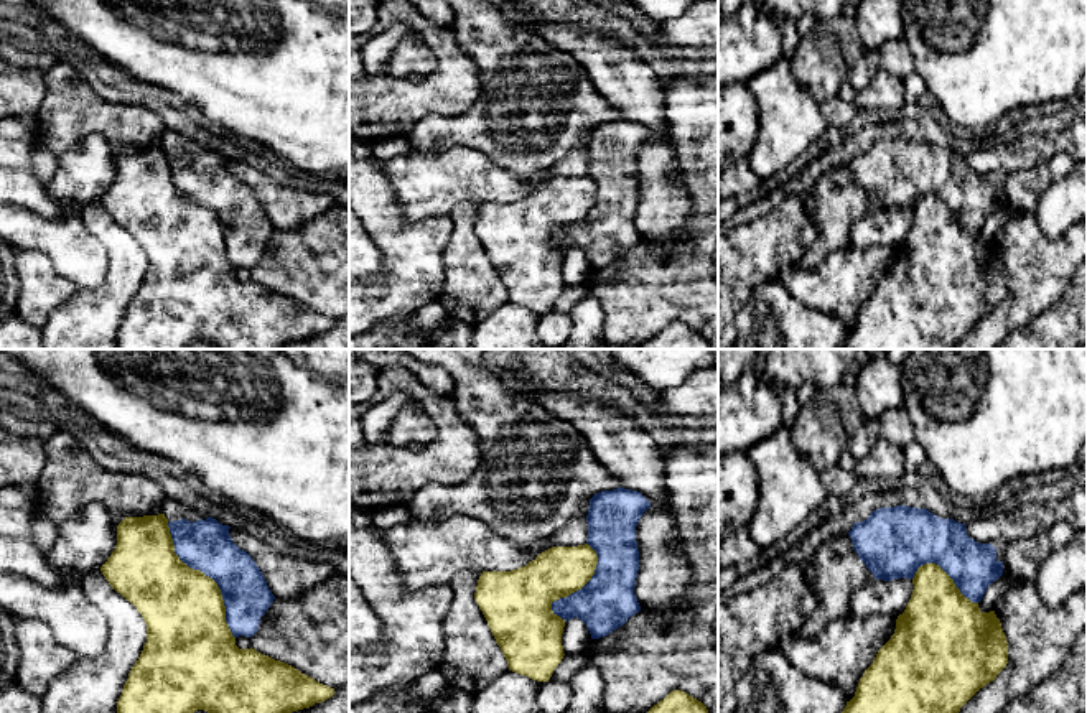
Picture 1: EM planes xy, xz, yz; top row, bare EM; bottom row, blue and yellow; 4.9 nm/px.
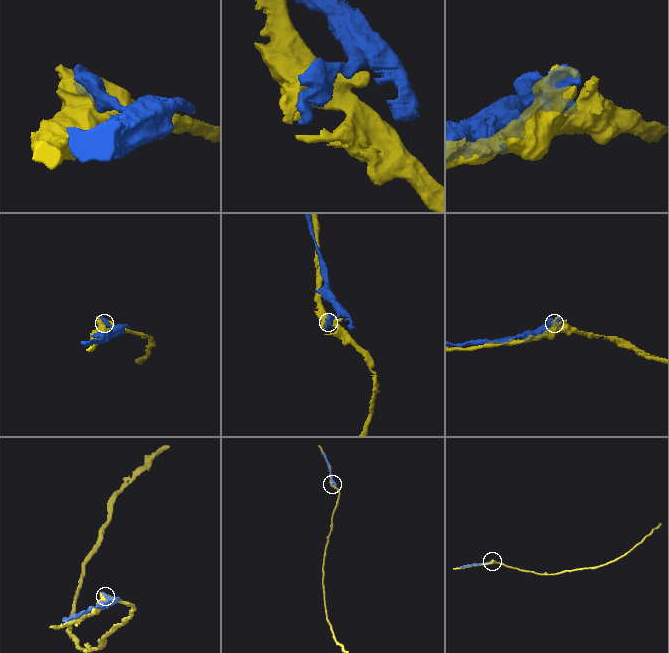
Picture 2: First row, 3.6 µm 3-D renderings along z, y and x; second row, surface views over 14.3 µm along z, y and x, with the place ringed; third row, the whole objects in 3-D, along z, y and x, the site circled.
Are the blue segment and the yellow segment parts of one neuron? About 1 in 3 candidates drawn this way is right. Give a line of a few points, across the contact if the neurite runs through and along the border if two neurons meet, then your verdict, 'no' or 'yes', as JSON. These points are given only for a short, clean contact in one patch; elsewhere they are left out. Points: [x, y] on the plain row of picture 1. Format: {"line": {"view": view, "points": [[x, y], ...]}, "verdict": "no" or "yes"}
{"verdict": "no"}

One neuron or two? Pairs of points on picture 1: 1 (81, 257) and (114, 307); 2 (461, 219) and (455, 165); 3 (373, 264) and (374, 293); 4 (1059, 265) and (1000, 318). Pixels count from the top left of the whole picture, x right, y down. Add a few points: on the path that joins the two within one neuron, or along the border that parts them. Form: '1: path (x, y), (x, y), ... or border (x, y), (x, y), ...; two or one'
1: border (104, 247), (106, 277), (97, 285), (79, 288); two
2: border (480, 203), (460, 203), (448, 213); two
3: border (373, 239), (384, 272), (366, 282); two
4: path (1045, 280), (1015, 310); one

